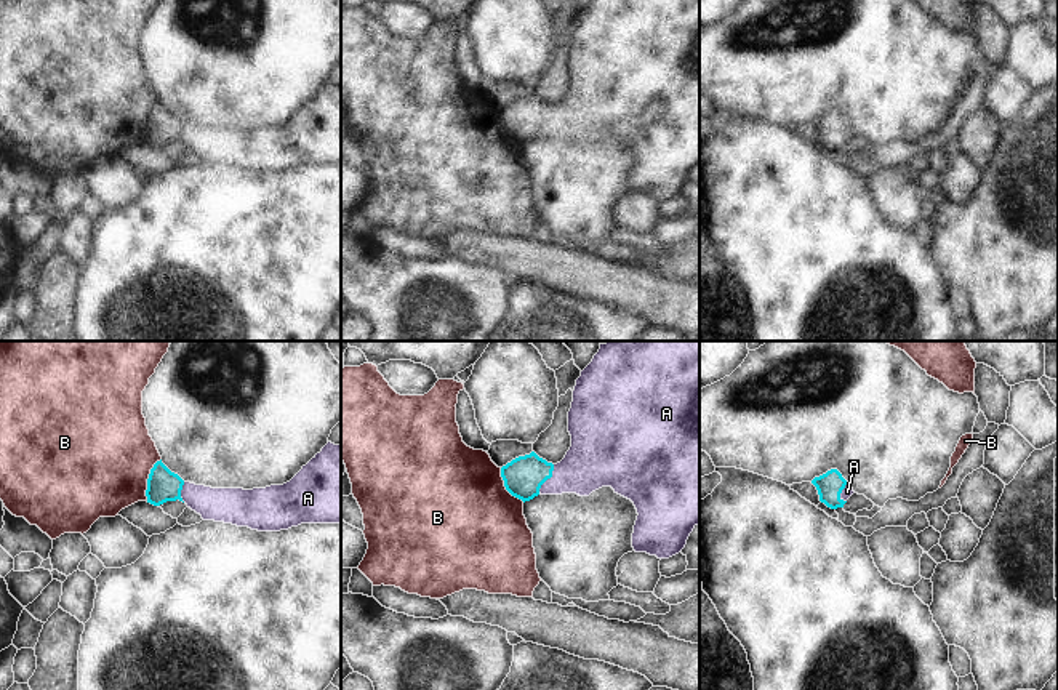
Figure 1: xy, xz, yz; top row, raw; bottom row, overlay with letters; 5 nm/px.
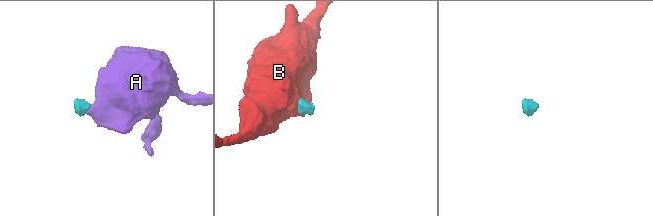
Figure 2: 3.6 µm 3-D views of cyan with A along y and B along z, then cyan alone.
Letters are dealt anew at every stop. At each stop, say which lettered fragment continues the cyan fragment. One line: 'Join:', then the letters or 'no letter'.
Join: A

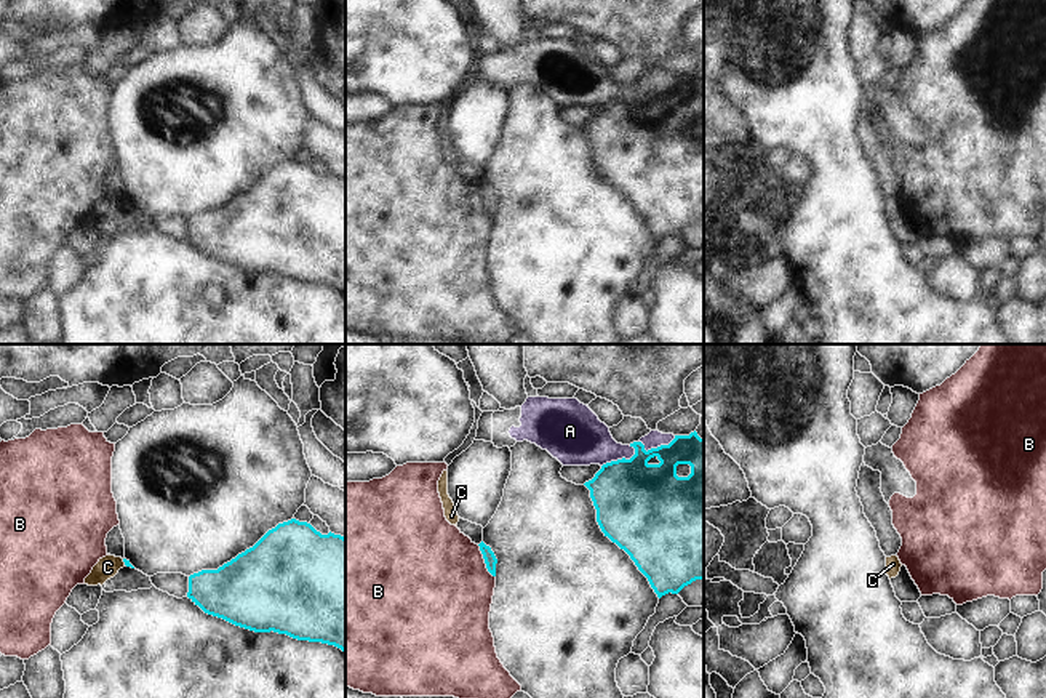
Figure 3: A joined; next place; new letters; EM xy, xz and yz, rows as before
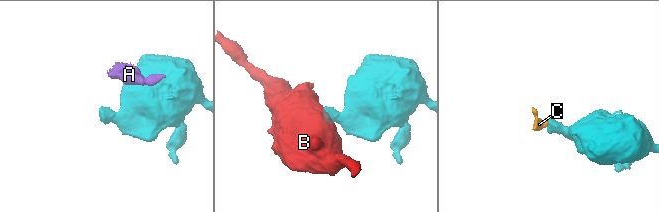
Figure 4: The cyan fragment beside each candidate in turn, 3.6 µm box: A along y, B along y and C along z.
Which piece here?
Join: no letter

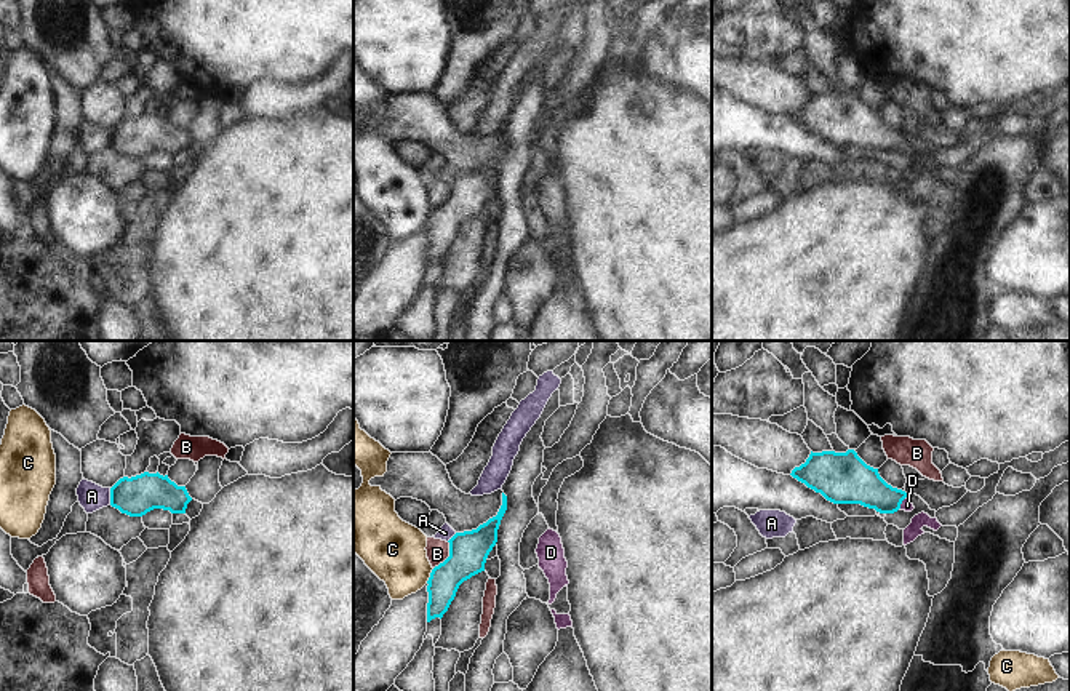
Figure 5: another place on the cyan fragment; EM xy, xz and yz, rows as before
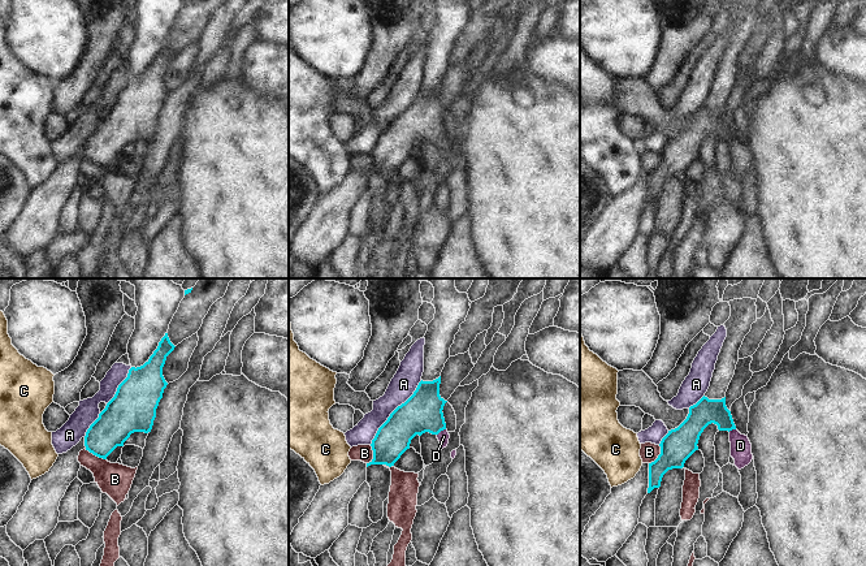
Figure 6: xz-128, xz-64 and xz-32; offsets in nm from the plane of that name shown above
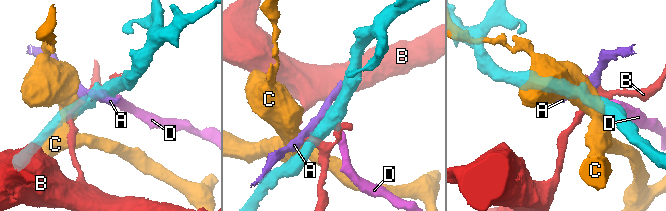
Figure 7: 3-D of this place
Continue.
Join: D

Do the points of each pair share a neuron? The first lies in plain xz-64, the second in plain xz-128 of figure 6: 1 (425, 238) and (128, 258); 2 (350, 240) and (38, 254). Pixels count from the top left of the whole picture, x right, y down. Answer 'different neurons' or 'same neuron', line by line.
1: same neuron
2: different neurons

